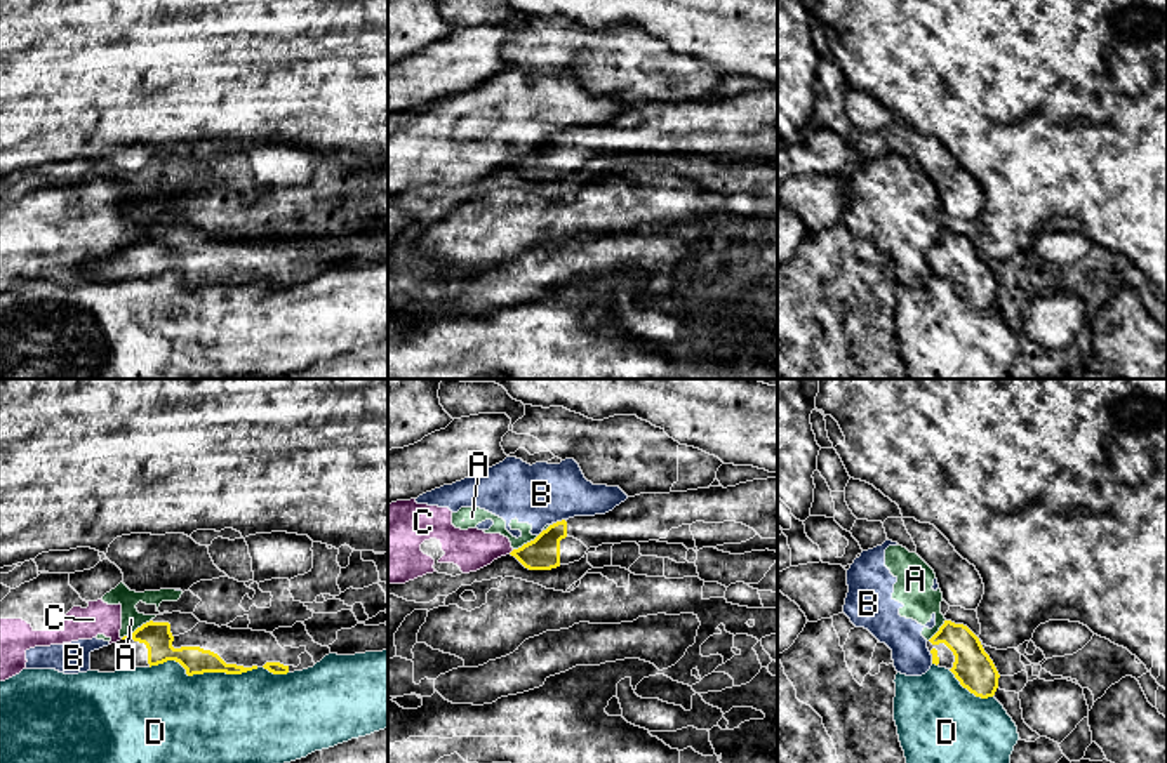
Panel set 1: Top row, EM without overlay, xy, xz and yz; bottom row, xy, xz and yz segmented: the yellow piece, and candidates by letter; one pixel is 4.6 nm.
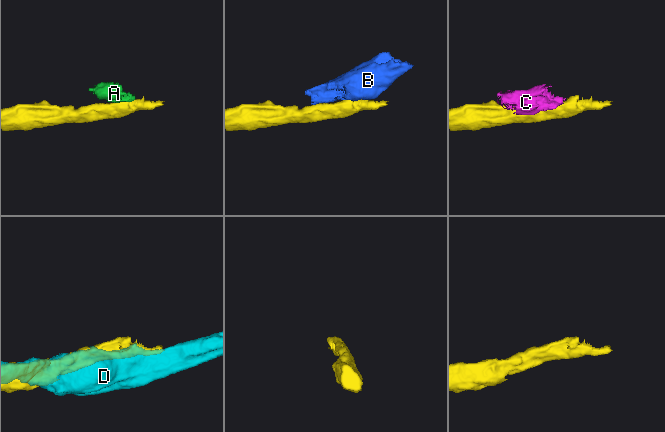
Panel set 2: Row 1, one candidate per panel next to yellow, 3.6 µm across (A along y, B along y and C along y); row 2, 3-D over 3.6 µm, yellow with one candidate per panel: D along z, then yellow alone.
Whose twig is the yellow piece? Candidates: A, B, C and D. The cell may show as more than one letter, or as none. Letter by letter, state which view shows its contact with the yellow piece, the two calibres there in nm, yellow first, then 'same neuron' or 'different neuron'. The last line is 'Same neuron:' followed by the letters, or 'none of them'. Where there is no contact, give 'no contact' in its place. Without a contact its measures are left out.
A: contact in xy; calibres 140 and 100 nm; different neuron
B: contact in xz; calibres 160 and 280 nm; different neuron
C: contact in xz; calibres 160 and 190 nm; different neuron
D: contact in xy; calibres 130 and 480 nm; different neuron
Same neuron: none of them

